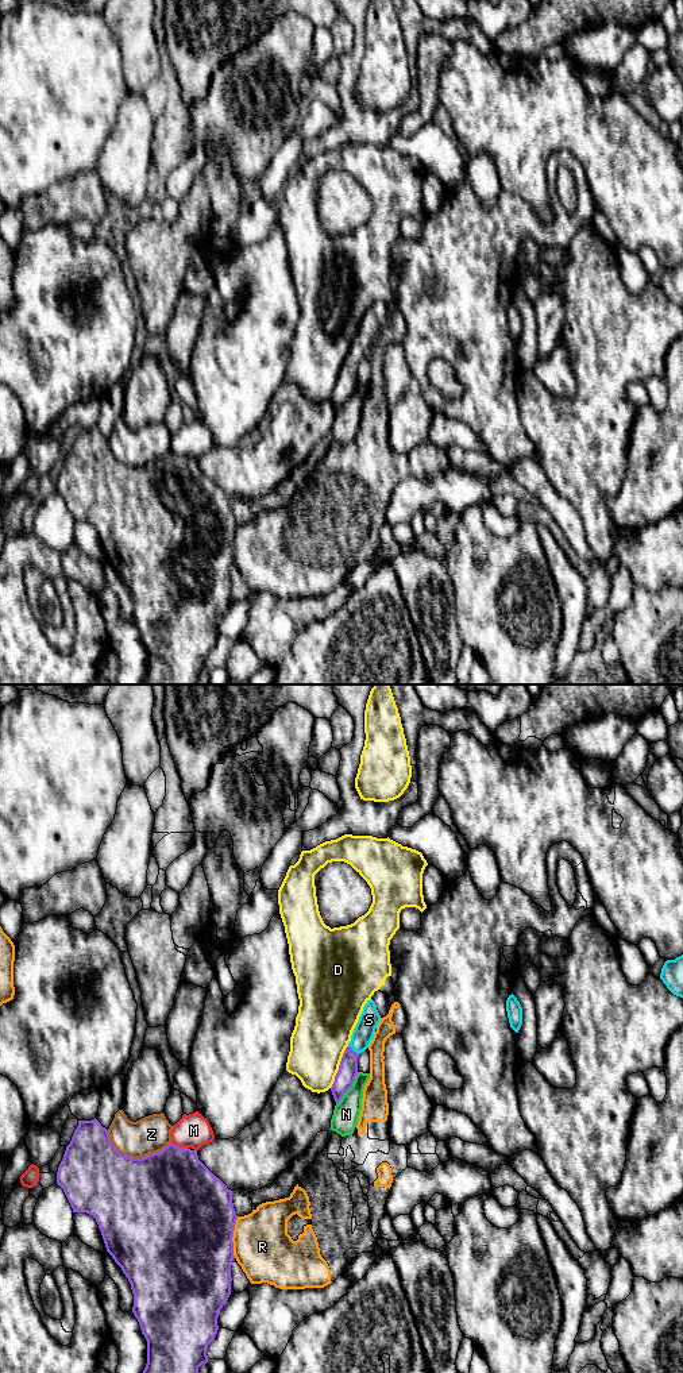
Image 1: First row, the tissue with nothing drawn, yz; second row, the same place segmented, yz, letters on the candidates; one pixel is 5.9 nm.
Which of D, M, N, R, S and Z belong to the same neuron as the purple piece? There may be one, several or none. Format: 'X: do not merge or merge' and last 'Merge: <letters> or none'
D: do not merge
M: do not merge
N: do not merge
R: do not merge
S: merge
Z: do not merge
Merge: S

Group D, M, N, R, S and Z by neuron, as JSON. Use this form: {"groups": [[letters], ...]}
{"groups": [["D"], ["M"], ["N"], ["R"], ["S"], ["Z"]]}

